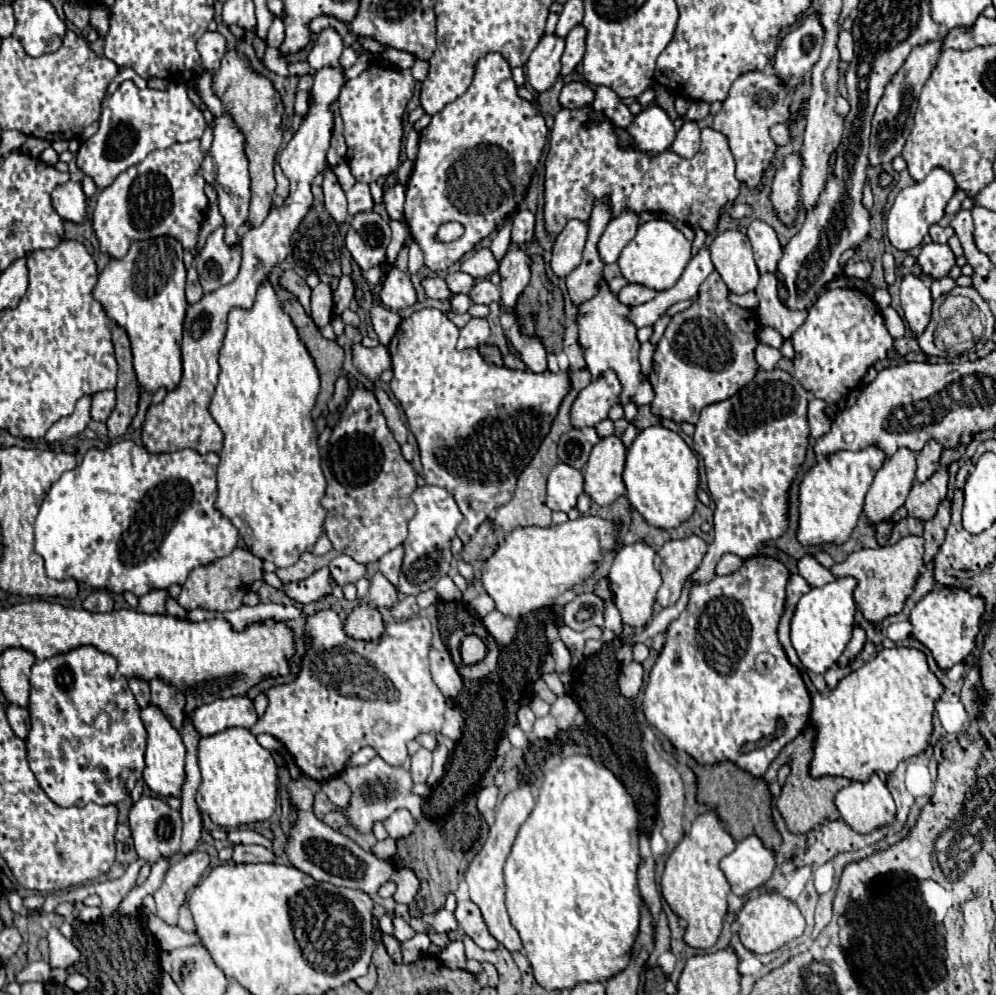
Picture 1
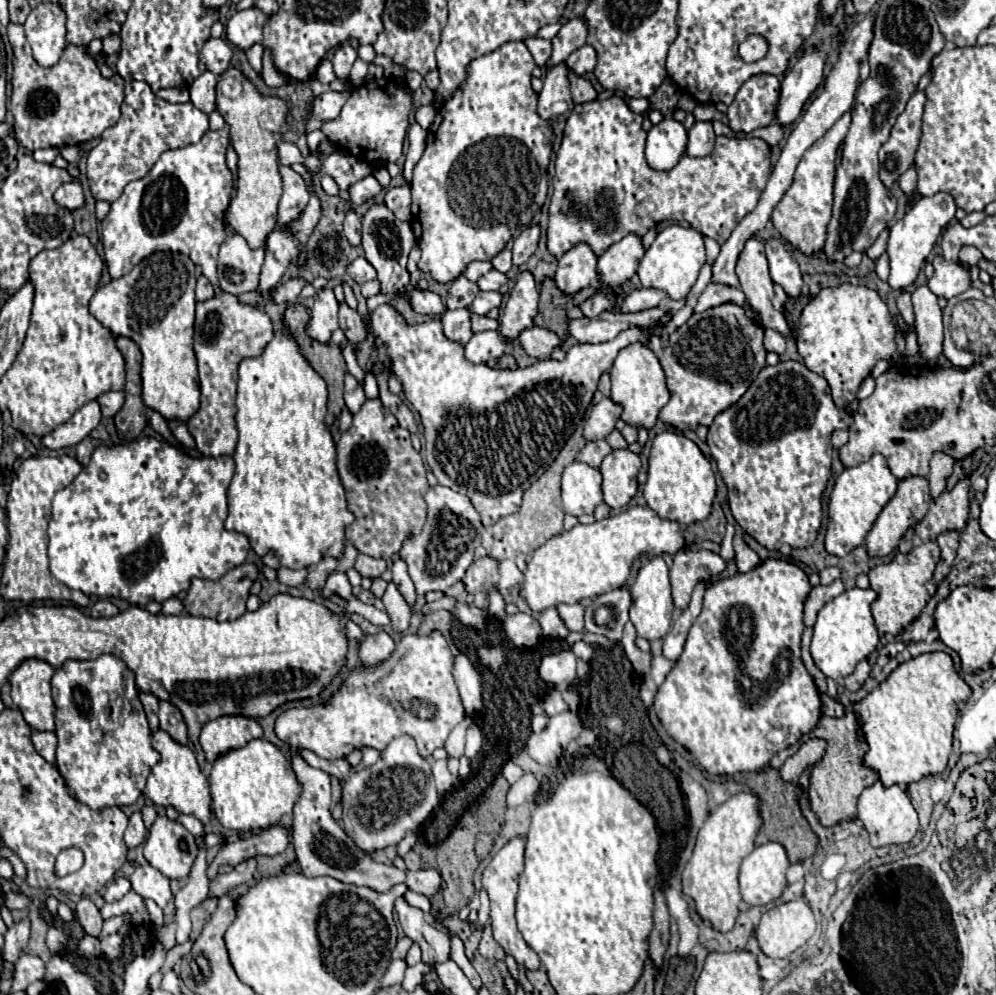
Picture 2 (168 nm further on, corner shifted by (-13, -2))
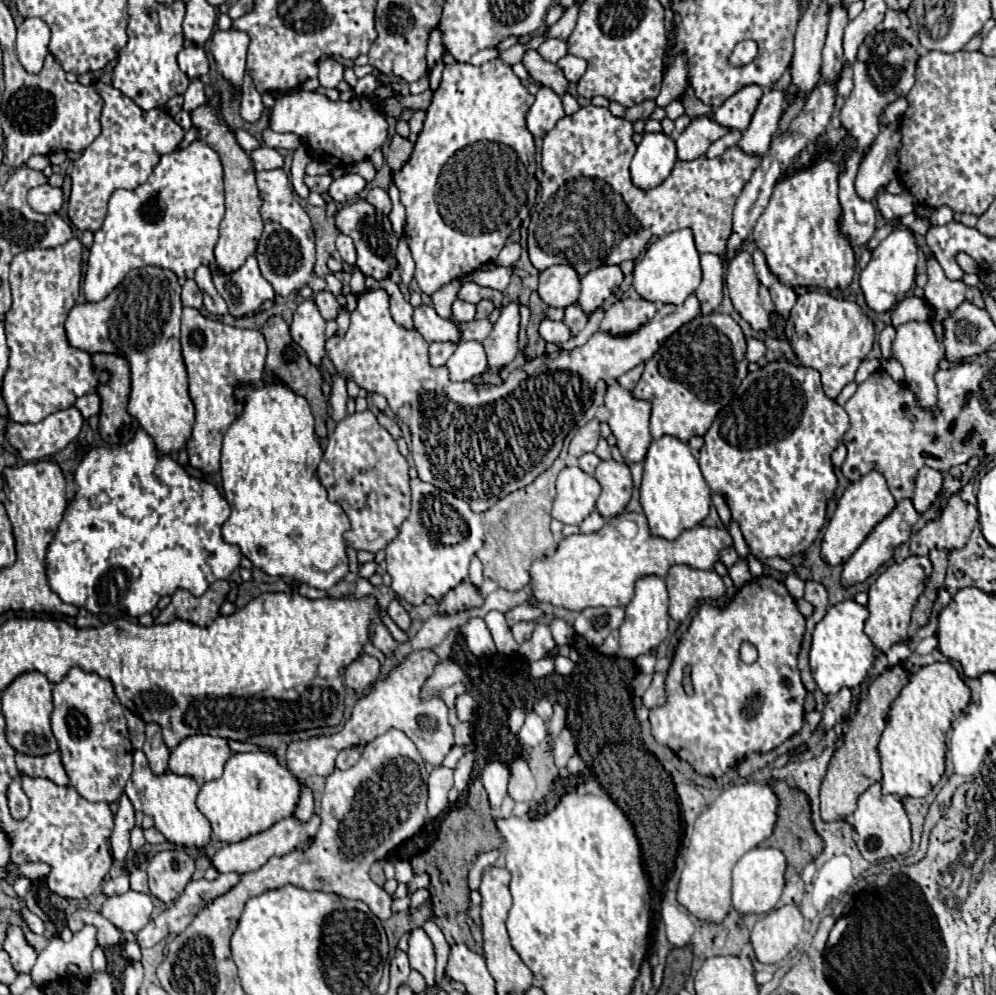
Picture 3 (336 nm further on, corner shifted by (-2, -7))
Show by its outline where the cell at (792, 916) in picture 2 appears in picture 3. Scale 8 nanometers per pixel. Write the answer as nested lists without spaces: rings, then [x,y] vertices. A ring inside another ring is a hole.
[[[783,905],[759,919],[751,931],[751,945],[761,963],[779,963],[803,933],[803,915],[797,905]]]

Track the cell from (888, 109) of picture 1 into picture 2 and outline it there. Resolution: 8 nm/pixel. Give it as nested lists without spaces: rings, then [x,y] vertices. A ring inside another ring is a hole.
[[[914,92],[906,110],[898,116],[890,140],[880,148],[880,180],[890,188],[900,174],[914,164],[914,154],[920,142],[920,126],[924,112],[924,92]]]

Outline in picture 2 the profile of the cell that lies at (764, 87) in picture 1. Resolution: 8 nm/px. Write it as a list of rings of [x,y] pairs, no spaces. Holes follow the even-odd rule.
[[[756,74],[742,84],[734,102],[728,106],[728,124],[732,130],[752,132],[774,122],[780,82],[770,74]]]

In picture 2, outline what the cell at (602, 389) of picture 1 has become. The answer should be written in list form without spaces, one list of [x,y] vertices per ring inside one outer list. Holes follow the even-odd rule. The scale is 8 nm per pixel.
[[[604,398],[592,408],[592,414],[584,424],[584,438],[588,442],[606,438],[614,430],[618,418],[620,418],[620,406],[614,404],[610,398]]]

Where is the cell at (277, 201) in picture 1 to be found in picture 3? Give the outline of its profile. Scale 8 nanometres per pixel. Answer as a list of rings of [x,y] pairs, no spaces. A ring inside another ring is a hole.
[[[283,169],[273,171],[259,171],[257,173],[257,187],[263,199],[261,215],[263,215],[263,235],[259,239],[255,257],[259,261],[259,269],[263,277],[273,285],[277,295],[289,295],[303,285],[309,285],[315,293],[325,291],[327,283],[321,277],[315,277],[313,265],[315,265],[315,239],[311,229],[311,219],[305,213],[305,209],[295,201],[293,185]]]

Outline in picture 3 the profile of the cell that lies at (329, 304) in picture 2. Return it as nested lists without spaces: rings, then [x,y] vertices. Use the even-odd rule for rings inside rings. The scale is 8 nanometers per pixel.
[[[305,299],[293,313],[291,337],[305,349],[311,363],[321,365],[325,355],[325,319],[313,299]]]

